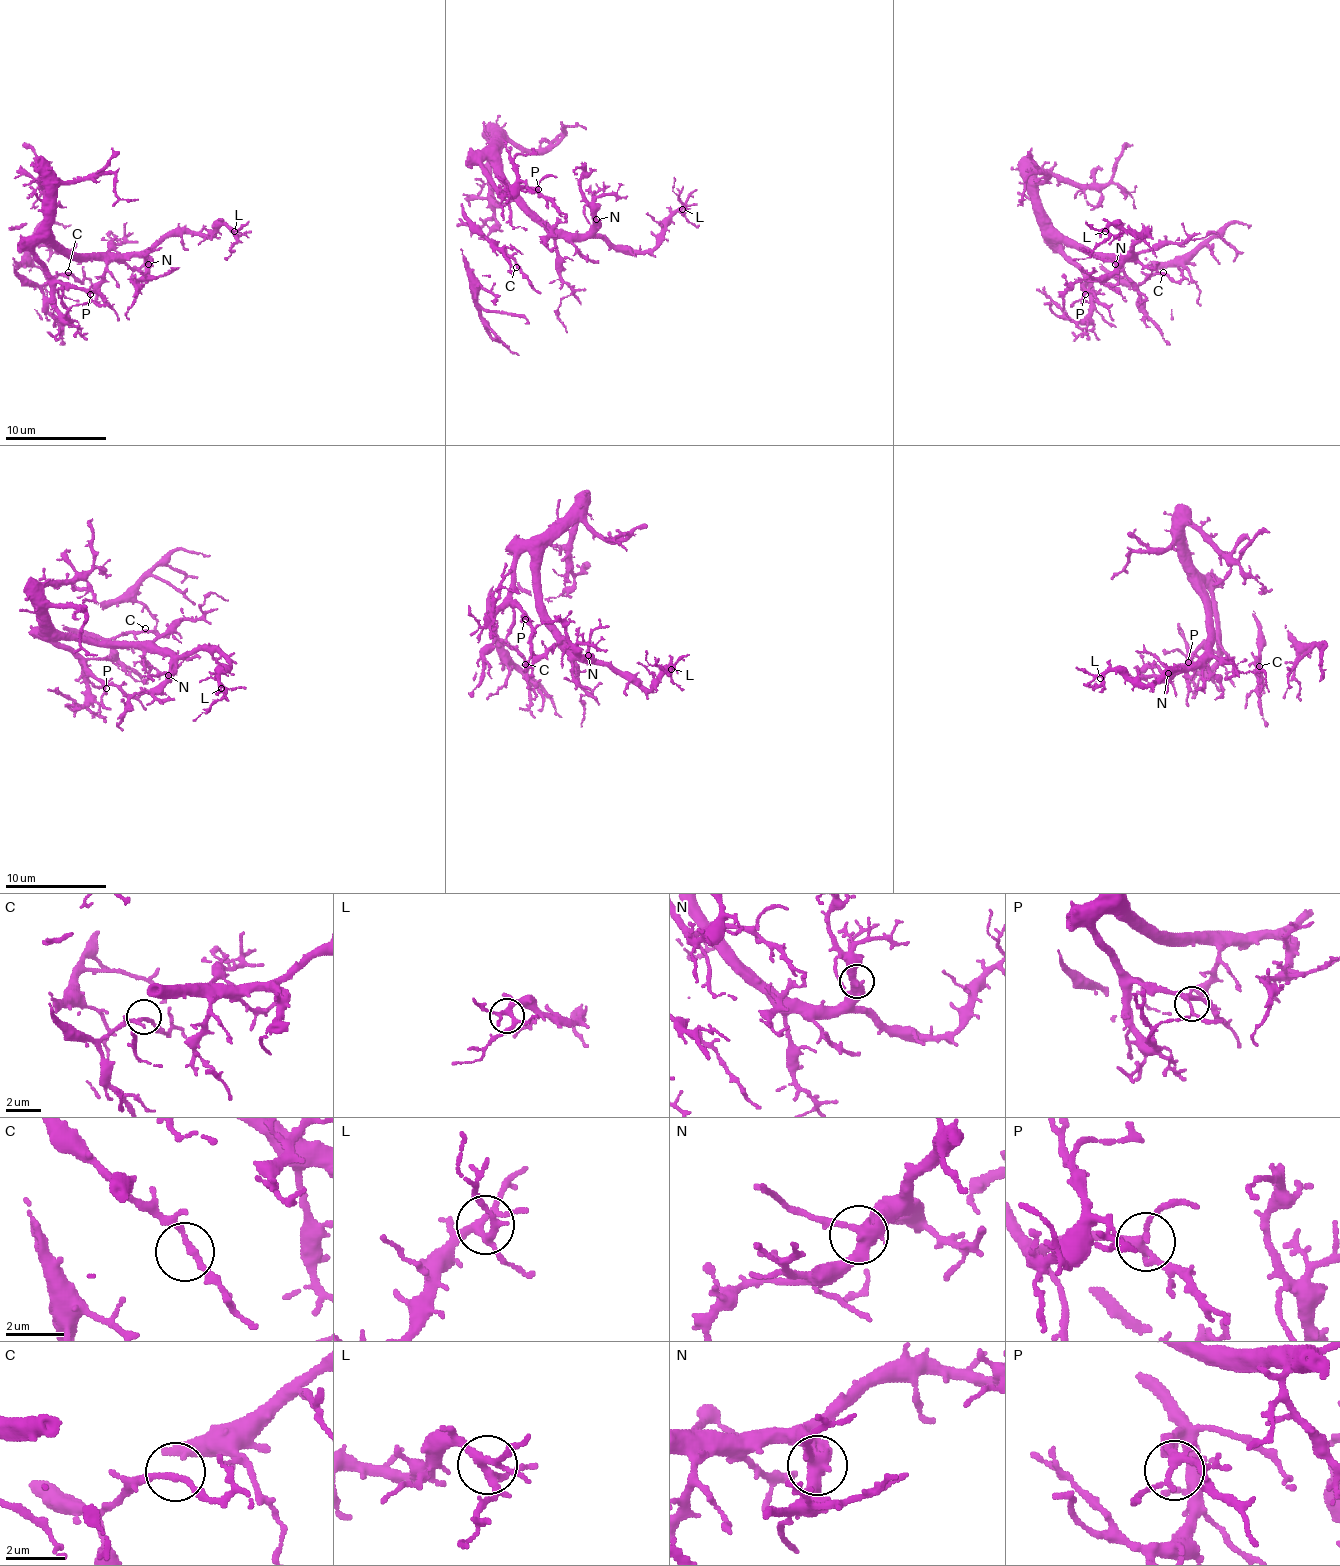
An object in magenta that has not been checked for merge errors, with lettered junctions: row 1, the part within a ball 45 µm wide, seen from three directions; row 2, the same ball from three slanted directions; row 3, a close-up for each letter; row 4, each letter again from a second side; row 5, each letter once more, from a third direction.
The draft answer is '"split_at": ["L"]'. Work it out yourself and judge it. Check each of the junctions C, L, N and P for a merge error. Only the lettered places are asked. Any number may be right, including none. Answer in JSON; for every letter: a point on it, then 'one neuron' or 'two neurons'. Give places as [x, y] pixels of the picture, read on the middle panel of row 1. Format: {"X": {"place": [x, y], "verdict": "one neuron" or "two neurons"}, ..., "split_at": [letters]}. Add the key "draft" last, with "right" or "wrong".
{"C": {"place": [516, 267], "verdict": "one neuron"}, "L": {"place": [682, 209], "verdict": "one neuron"}, "N": {"place": [596, 219], "verdict": "one neuron"}, "P": {"place": [538, 189], "verdict": "one neuron"}, "split_at": [], "draft": "wrong"}

